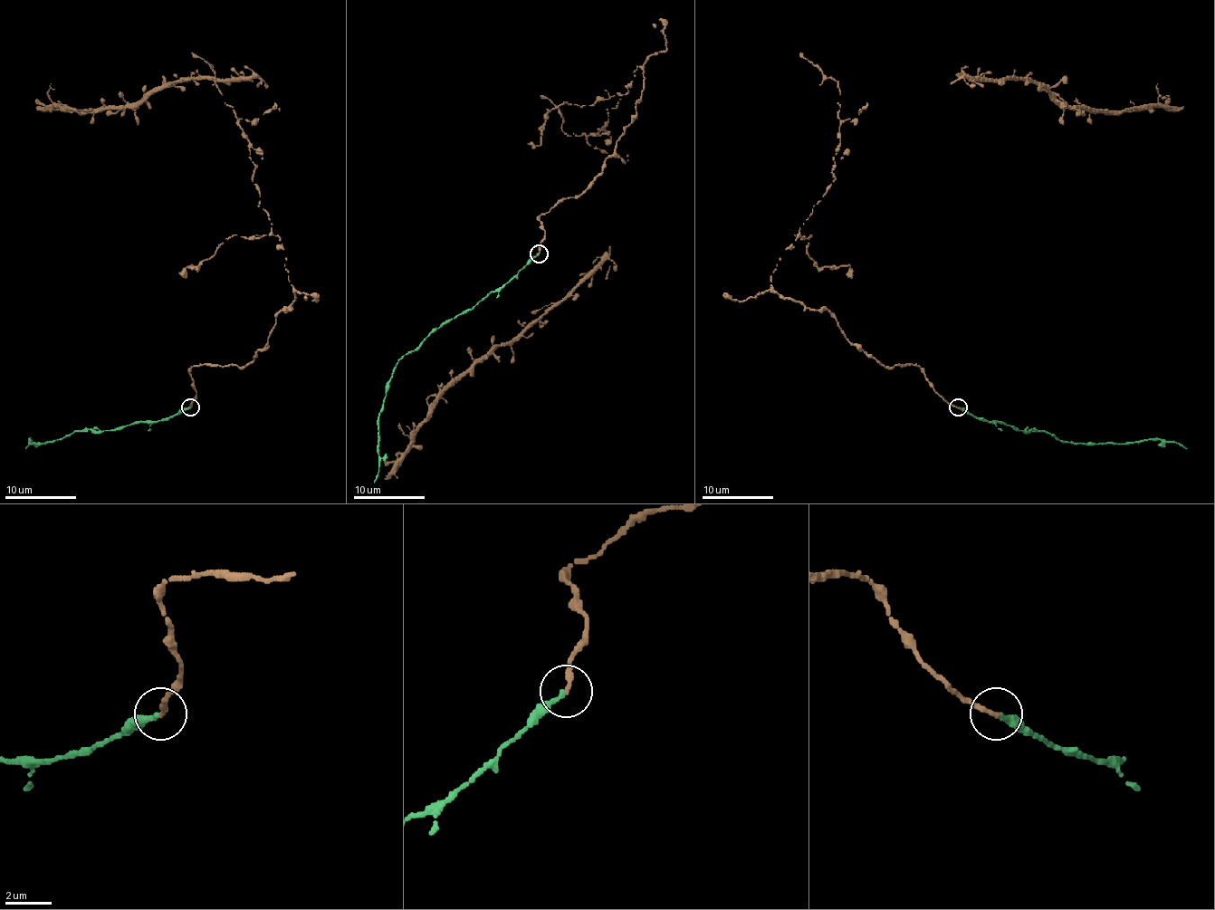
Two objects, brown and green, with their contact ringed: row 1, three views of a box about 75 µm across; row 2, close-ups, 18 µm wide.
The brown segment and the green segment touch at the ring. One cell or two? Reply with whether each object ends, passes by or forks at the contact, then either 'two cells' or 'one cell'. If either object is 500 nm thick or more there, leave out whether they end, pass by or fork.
brown ends; green ends; one cell

